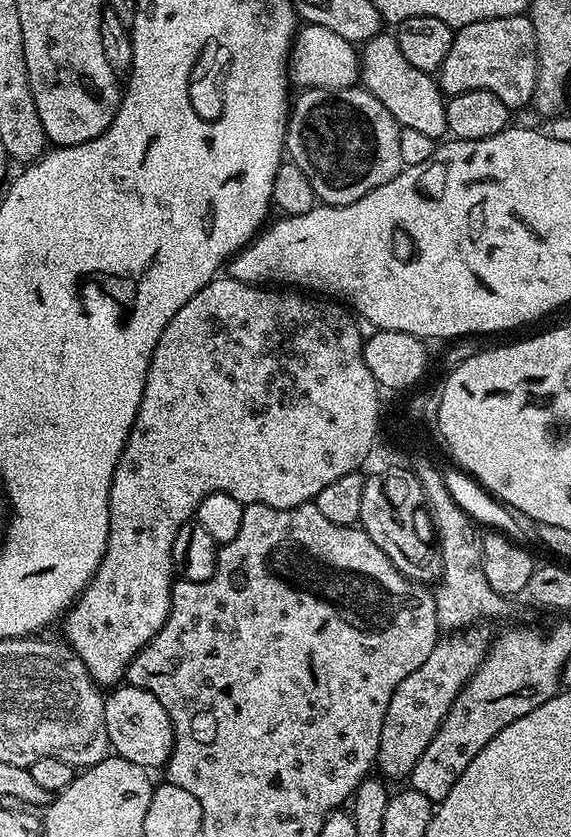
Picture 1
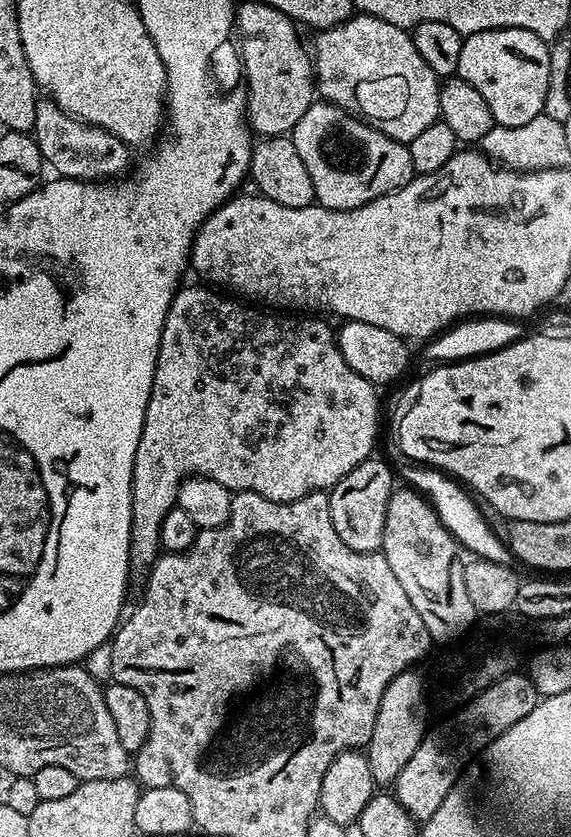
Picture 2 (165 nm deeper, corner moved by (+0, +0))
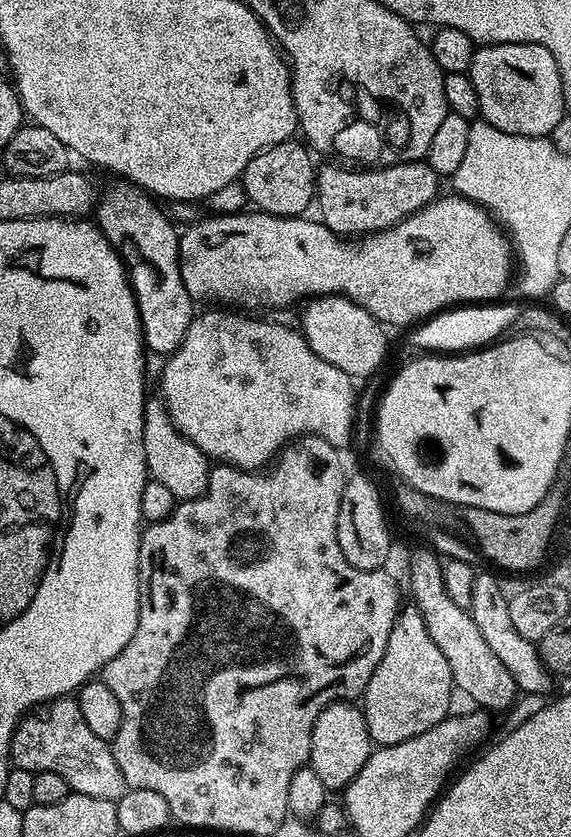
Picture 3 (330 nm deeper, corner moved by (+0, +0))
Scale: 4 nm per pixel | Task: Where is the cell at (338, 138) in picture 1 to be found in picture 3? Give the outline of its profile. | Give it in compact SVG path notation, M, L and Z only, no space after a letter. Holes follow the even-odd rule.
M412 160L409 164L372 166L367 170L341 166L336 162L324 163L328 164L321 163L316 174L314 204L317 209L320 207L318 216L323 224L345 238L363 238L369 232L393 228L398 222L414 215L419 208L431 204L441 191L441 177L427 162L419 160Z

